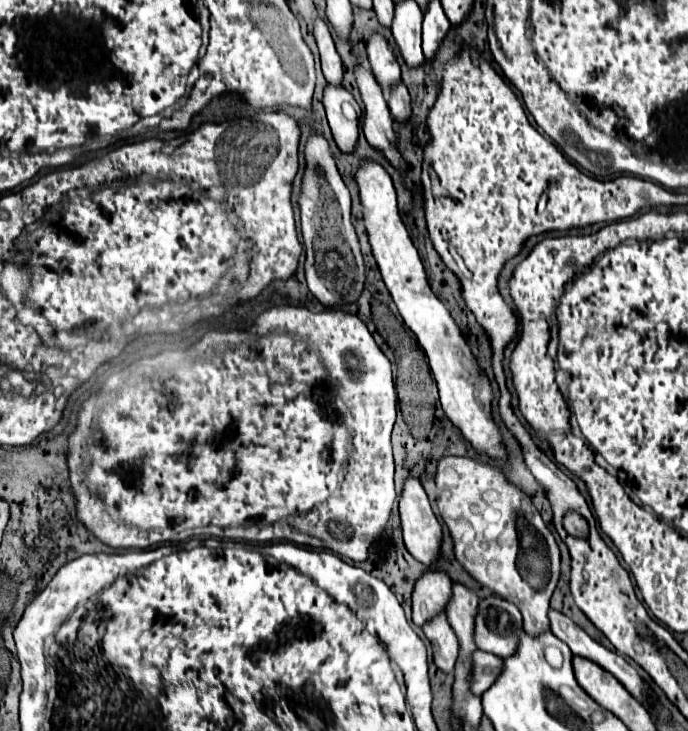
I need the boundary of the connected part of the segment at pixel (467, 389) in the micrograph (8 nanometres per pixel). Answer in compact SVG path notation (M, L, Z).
M363 158L355 172L355 182L359 186L363 224L367 228L375 262L381 270L381 278L387 290L391 292L405 326L411 328L411 332L417 336L421 348L429 358L429 366L439 386L441 406L445 414L463 432L463 436L473 444L475 450L485 452L491 458L503 458L505 450L501 444L501 434L497 424L491 422L491 384L481 372L477 360L473 358L467 342L463 340L447 308L441 304L441 300L431 292L427 284L427 276L419 260L419 254L399 216L391 176L385 172L381 164Z

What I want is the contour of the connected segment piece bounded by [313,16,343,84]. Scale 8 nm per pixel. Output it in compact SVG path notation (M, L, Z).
M319 16L313 18L313 36L315 36L317 48L319 48L319 54L321 54L321 68L323 68L323 74L327 78L327 82L329 84L341 84L341 78L343 78L341 58L335 50L331 32L327 28L327 22Z

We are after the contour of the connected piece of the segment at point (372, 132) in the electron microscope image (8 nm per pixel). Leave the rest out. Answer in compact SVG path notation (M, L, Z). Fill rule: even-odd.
M355 64L353 68L357 88L361 94L361 100L365 104L365 114L363 114L363 134L367 142L375 148L379 148L387 160L395 168L405 168L401 162L401 156L395 148L395 132L393 132L393 120L387 108L387 102L383 98L381 86L377 84L375 76L371 70L367 70L363 64Z

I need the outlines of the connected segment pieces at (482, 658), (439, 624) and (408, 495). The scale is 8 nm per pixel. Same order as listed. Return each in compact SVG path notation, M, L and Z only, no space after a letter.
M475 650L471 656L471 670L469 670L469 690L475 696L481 696L501 672L501 658L491 656L489 652Z
M439 612L437 616L433 616L433 620L429 620L429 624L423 626L423 632L433 646L435 666L443 672L451 672L459 656L459 640L445 612Z
M407 476L399 496L399 516L407 550L425 566L433 566L441 548L441 524L415 476Z

